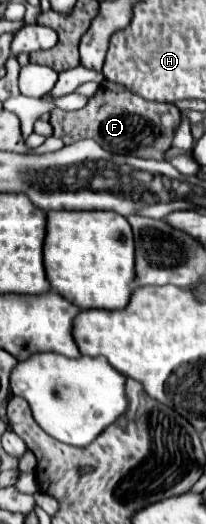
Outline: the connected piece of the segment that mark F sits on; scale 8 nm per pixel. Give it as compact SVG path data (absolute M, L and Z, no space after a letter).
M103 85L95 91L89 103L77 113L51 113L53 137L61 137L65 145L81 139L95 139L105 151L129 153L145 159L163 159L171 145L175 127L179 125L179 109L173 103L153 103L131 93L109 93Z

